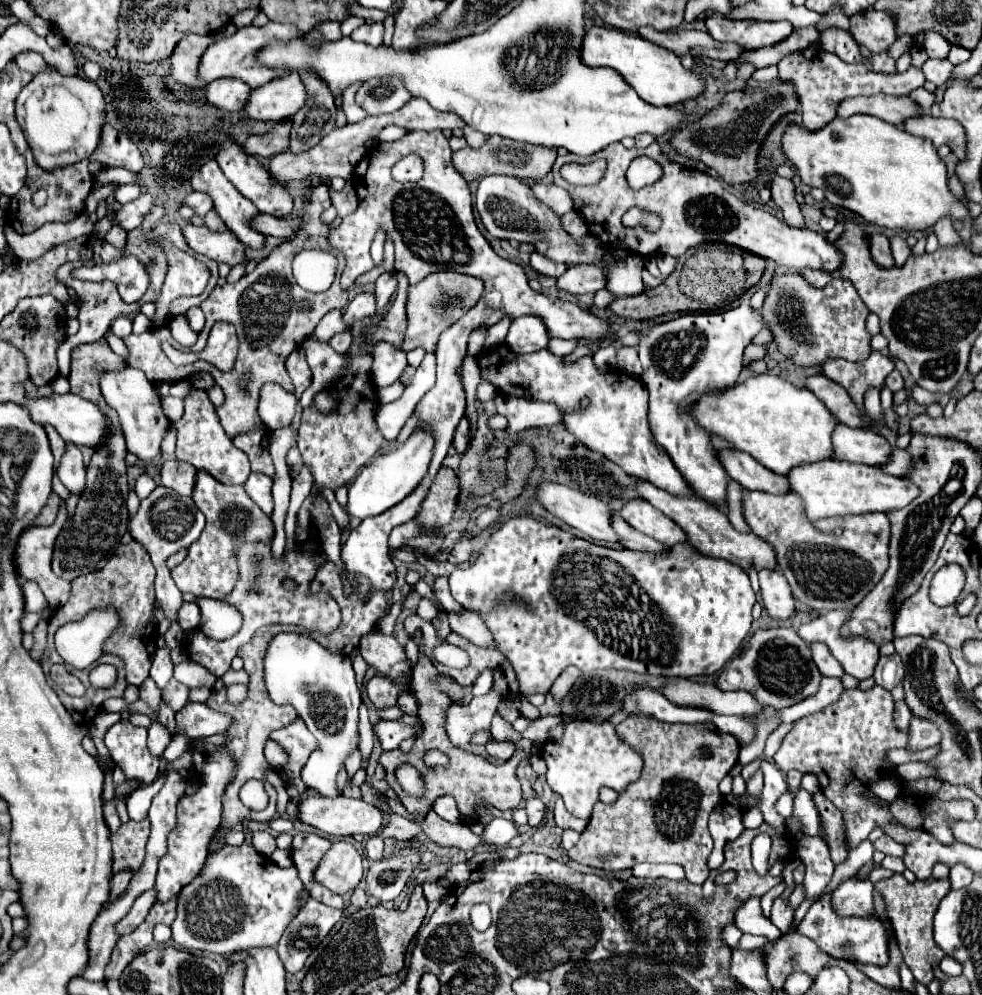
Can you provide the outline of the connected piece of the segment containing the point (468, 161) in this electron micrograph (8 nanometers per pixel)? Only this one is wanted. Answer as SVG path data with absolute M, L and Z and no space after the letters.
M490 136L490 140L480 150L462 148L452 154L452 162L454 162L456 170L468 182L474 178L480 178L480 176L488 176L488 174L506 174L506 176L514 176L514 178L540 180L550 172L554 160L556 160L556 148L516 142L510 138L502 138L502 136Z

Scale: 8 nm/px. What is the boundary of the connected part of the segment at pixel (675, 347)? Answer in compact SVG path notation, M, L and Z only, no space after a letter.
M740 304L732 310L716 314L686 314L670 322L654 324L648 332L638 332L642 382L650 392L648 416L652 432L692 492L720 510L726 510L728 474L716 458L716 450L710 444L710 434L692 422L688 408L708 386L726 388L736 384L742 370L744 348L762 328L762 314L750 304Z

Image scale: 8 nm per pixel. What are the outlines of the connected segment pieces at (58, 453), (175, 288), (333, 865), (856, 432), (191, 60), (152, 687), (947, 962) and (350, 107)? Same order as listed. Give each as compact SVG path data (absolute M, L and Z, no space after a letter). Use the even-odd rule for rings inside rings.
M46 426L46 434L50 438L50 446L52 446L52 454L54 454L54 464L59 465L62 456L64 456L64 450L66 450L66 442L52 430L52 426Z
M158 238L158 244L168 254L168 280L162 286L162 294L156 300L154 326L164 326L170 317L169 304L180 296L200 295L210 278L208 268L194 260L190 254L176 250L168 240Z
M336 840L324 854L316 880L336 894L352 892L362 880L362 854L346 840Z
M838 424L832 432L832 458L858 464L886 464L890 444L870 428L848 428Z
M186 34L176 44L170 56L170 70L176 82L200 88L200 82L196 82L196 62L200 60L200 54L204 52L204 46L208 46L208 42L214 42L214 38L200 34Z
M148 678L140 686L140 698L146 700L150 706L156 706L156 702L160 702L160 696L162 696L162 692L160 692L160 688L156 686L156 682L152 678Z
M944 956L944 958L942 958L940 968L942 968L942 972L946 972L948 976L960 976L960 974L962 974L962 966L960 966L954 958L950 958L950 956Z
M360 84L350 86L350 88L344 90L344 94L342 94L342 110L344 110L348 122L358 122L358 120L364 120L364 118L366 118L364 110L362 110L360 106L356 106L356 102L354 102L354 94L356 94L358 88L360 88Z

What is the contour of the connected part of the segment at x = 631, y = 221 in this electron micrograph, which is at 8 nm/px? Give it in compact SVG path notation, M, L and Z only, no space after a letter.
M630 208L630 210L624 214L624 218L622 218L624 226L638 226L638 224L642 224L642 222L656 222L656 220L658 220L656 214L644 212L644 210L640 210L640 208Z

